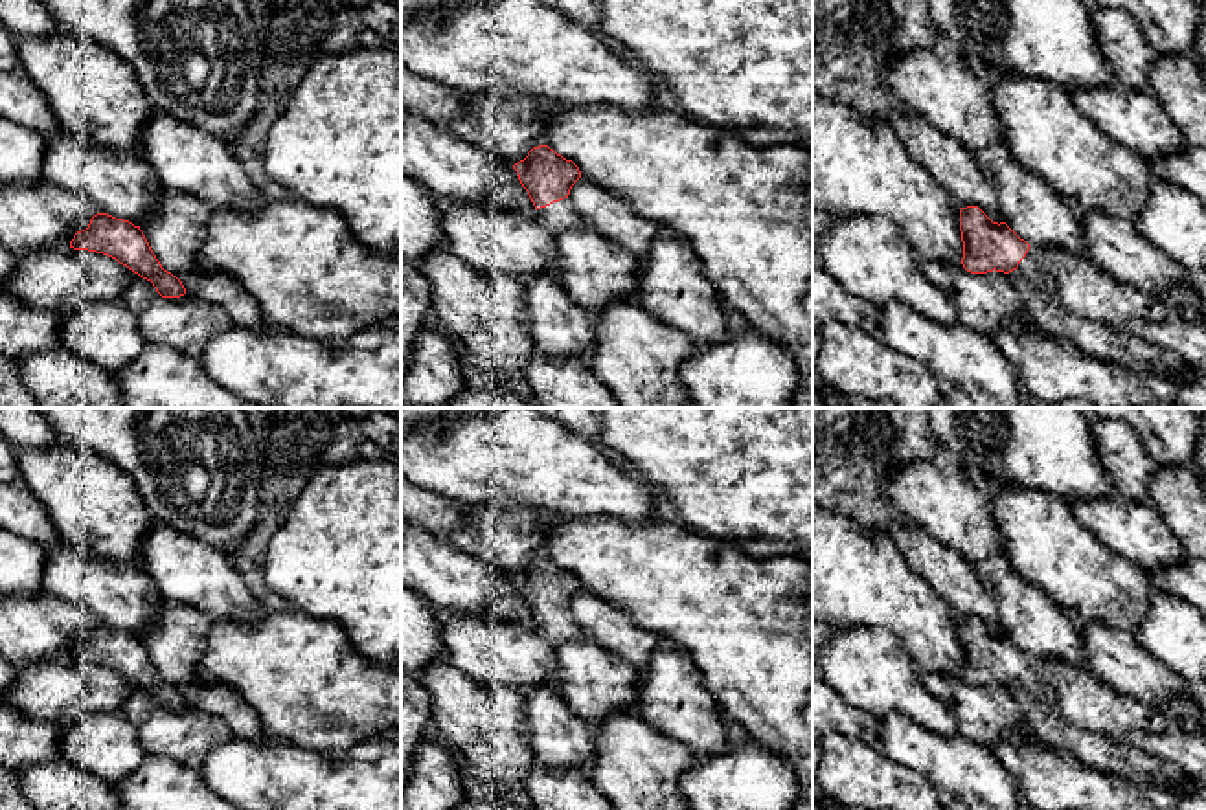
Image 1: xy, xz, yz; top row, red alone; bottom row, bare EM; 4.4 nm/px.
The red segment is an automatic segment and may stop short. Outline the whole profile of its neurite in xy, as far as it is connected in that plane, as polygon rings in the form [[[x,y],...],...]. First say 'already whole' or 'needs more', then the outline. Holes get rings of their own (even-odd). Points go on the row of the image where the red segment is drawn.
already whole | [[[97,213],[90,219],[86,230],[74,235],[70,248],[116,259],[140,277],[151,281],[162,298],[180,298],[186,294],[182,281],[162,268],[140,226],[129,220]]]

